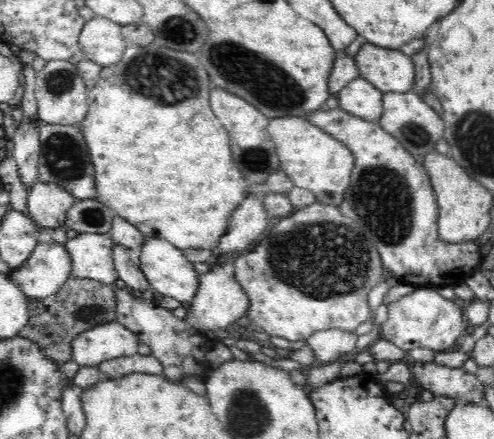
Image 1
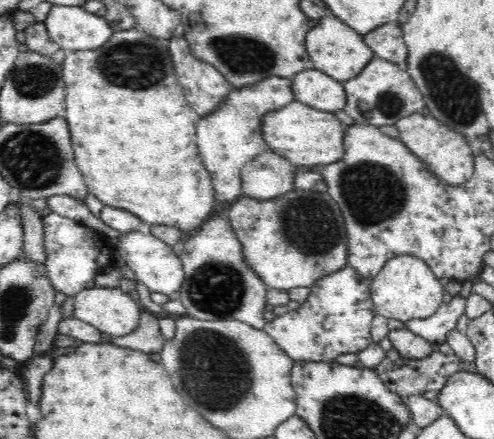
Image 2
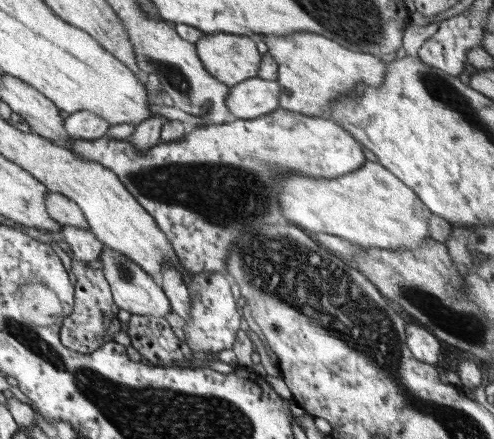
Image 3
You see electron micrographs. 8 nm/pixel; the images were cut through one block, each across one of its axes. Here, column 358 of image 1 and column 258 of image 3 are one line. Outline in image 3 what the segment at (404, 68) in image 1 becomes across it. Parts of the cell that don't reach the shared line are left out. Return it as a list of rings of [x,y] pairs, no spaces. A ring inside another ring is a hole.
[[[213,32],[211,36],[209,34],[203,34],[201,40],[197,40],[197,44],[193,46],[195,52],[197,52],[197,58],[201,58],[201,62],[205,64],[205,72],[209,72],[209,76],[213,76],[217,82],[225,84],[225,86],[235,86],[235,84],[243,84],[245,80],[253,80],[257,78],[257,72],[261,68],[261,56],[255,48],[255,44],[251,42],[251,38],[245,38],[245,36],[233,36],[233,34],[227,34],[227,32]]]

